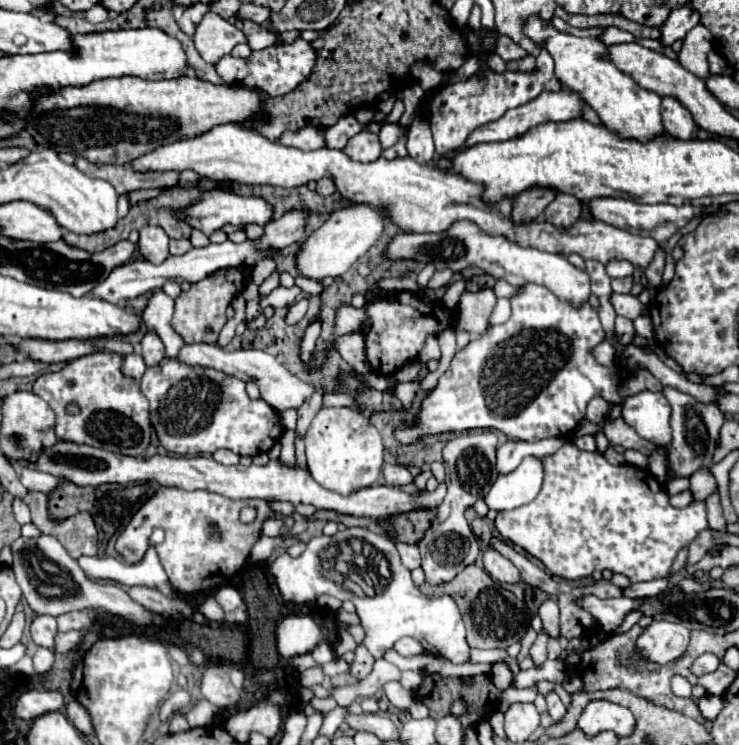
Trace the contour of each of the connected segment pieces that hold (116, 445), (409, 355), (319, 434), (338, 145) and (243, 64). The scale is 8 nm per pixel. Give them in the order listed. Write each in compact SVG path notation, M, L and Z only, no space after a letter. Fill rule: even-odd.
M94 352L86 358L68 362L62 370L42 374L34 382L34 394L44 398L56 412L56 436L72 442L94 444L98 448L140 458L150 446L152 424L150 404L142 394L140 382L122 374L124 356L116 352ZM66 402L76 402L80 412L66 416Z
M398 290L392 296L368 300L360 308L342 304L336 310L334 336L360 332L364 336L364 354L370 370L380 376L394 376L402 366L418 358L428 336L438 336L444 330L454 328L454 316L456 308L446 308L442 302L426 302L408 290Z
M322 408L312 420L304 444L312 478L320 486L338 494L350 494L372 486L382 472L382 438L370 420L356 408Z
M352 114L342 116L334 126L330 126L326 130L326 146L336 148L336 150L344 150L348 140L352 136L356 136L362 128L364 128L364 124L360 124Z
M298 38L288 46L280 44L276 48L270 46L270 48L252 52L252 56L248 60L224 56L216 64L216 70L218 70L218 74L222 74L222 78L230 86L258 86L264 92L268 92L270 96L282 96L282 94L288 94L292 88L296 88L312 72L314 62L316 62L316 52L312 50L310 42Z

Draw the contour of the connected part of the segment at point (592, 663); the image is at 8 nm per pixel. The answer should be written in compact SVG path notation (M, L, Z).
M640 624L632 626L624 634L612 634L604 642L600 642L596 648L582 652L580 662L580 674L584 678L584 692L596 692L596 690L608 690L608 688L624 688L630 690L642 698L650 698L654 704L666 706L670 710L678 710L680 714L686 714L694 718L696 722L704 724L704 716L700 714L696 702L692 698L678 698L670 690L670 680L676 674L676 670L658 670L656 664L646 664L644 658L640 658L636 650L636 640L644 632Z

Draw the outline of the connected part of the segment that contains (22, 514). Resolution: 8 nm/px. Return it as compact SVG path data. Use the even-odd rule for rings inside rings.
M14 500L14 516L16 516L16 520L20 522L20 524L26 524L28 520L30 520L30 510L28 510L28 506L22 502L22 500Z

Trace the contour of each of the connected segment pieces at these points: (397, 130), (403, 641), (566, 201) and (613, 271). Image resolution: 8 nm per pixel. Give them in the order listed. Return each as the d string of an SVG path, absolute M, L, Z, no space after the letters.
M398 122L398 124L384 124L378 136L380 136L382 146L384 146L384 148L390 148L390 146L394 146L404 134L406 134L406 126L402 126L402 124Z
M400 638L396 644L394 644L394 650L402 656L416 656L416 654L424 654L422 646L418 640L414 638Z
M556 194L554 202L548 204L544 214L550 218L550 222L562 222L562 226L570 226L570 222L576 222L580 218L582 202L572 194Z
M610 260L606 264L606 272L610 278L624 278L624 276L634 274L634 270L636 270L636 266L626 260Z

